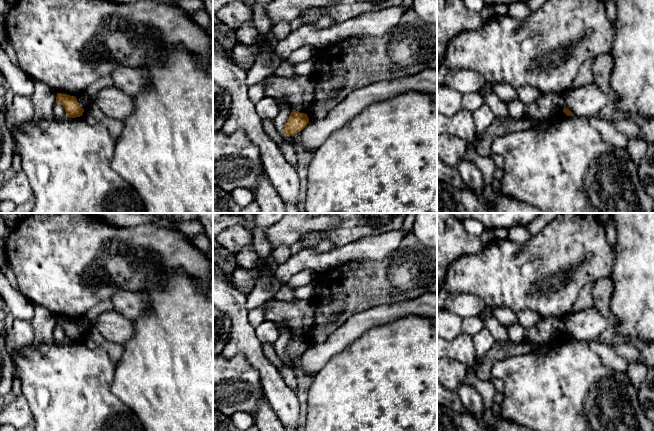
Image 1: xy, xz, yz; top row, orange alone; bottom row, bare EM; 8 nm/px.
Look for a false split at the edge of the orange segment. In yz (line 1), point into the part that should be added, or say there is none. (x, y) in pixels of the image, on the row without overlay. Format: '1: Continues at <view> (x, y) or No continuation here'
1: No continuation here

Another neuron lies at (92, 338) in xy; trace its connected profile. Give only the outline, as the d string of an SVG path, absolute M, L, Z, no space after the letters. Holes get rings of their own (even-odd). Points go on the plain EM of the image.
M90 327L82 338L83 343L88 348L102 348L105 349L113 363L120 360L123 353L123 345L108 342L101 336L95 327Z

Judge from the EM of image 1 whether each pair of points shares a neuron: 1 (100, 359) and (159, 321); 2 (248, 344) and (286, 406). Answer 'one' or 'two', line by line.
1: two
2: one

